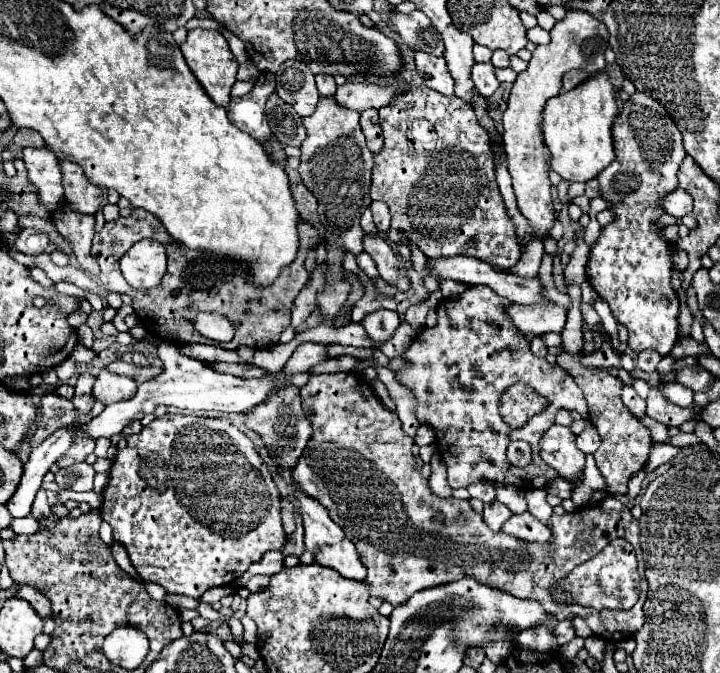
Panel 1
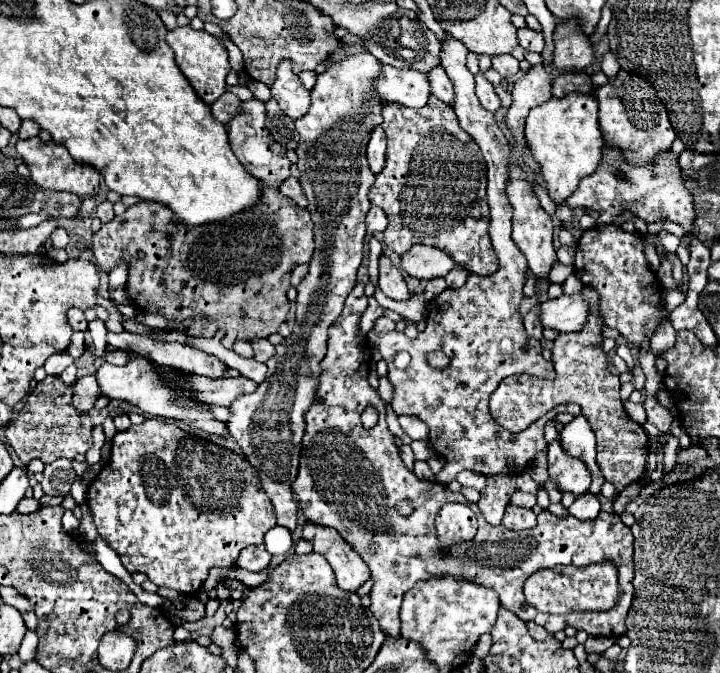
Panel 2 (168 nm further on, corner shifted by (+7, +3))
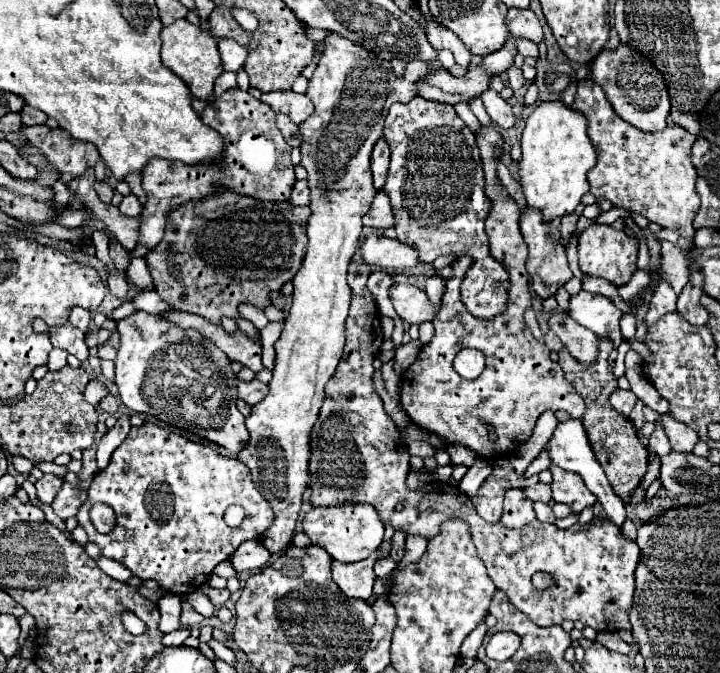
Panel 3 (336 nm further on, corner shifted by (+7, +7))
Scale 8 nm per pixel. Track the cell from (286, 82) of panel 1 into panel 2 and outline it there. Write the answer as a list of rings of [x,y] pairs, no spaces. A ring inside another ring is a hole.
[[[282,60],[278,66],[276,82],[270,88],[272,98],[278,102],[280,110],[292,120],[302,118],[310,108],[310,92],[300,84],[300,78],[292,72],[290,60]]]

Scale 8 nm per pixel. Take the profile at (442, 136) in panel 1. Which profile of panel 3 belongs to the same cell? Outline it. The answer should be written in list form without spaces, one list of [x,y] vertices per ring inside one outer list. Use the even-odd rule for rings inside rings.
[[[418,96],[406,104],[392,104],[384,122],[384,136],[388,140],[392,160],[386,176],[386,184],[382,192],[390,198],[394,212],[394,230],[398,240],[410,246],[416,246],[422,262],[434,262],[438,256],[454,256],[472,258],[472,268],[464,276],[462,282],[462,300],[466,308],[480,318],[492,318],[496,312],[504,310],[506,288],[508,288],[508,272],[498,264],[498,260],[490,254],[488,236],[484,232],[484,218],[488,216],[490,204],[484,196],[484,172],[480,150],[470,128],[456,116],[452,104],[444,102],[428,102]]]

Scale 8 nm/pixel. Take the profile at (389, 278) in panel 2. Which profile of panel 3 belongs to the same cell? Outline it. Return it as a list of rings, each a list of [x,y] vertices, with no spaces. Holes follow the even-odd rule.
[[[394,284],[390,288],[390,298],[396,314],[410,324],[422,324],[434,318],[434,306],[420,288],[410,288],[408,284]]]

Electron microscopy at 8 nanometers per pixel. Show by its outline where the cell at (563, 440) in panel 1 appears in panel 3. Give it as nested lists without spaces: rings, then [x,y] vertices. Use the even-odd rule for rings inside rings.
[[[556,464],[550,466],[552,472],[552,498],[556,502],[564,502],[572,508],[572,512],[580,512],[586,506],[596,502],[596,496],[586,488],[584,480],[576,472],[568,472]]]

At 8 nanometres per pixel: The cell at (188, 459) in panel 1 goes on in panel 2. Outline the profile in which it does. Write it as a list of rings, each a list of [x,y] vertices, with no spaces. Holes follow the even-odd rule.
[[[156,418],[118,432],[112,438],[110,460],[88,486],[86,504],[98,534],[118,552],[130,574],[142,572],[156,586],[166,586],[190,596],[202,588],[210,568],[234,566],[242,548],[262,544],[264,534],[276,526],[276,514],[260,486],[256,470],[244,456],[208,440],[182,436],[184,432],[178,426]]]

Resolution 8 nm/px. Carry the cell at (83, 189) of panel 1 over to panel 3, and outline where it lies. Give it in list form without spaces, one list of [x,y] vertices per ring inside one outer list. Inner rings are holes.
[[[24,126],[20,132],[26,136],[30,146],[38,148],[46,156],[48,164],[60,174],[82,176],[100,158],[94,144],[70,140],[70,136],[58,128],[48,130],[46,126]]]

